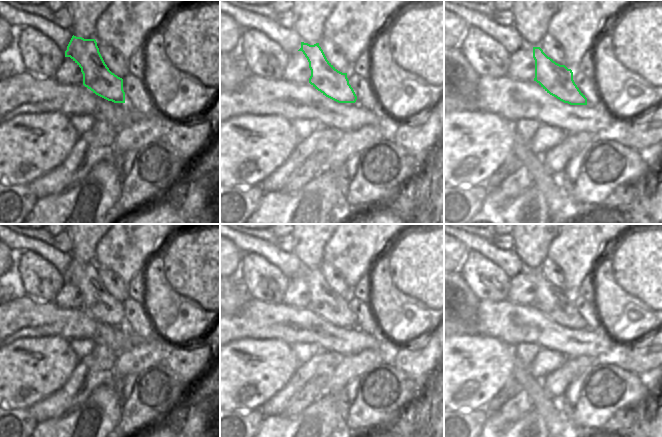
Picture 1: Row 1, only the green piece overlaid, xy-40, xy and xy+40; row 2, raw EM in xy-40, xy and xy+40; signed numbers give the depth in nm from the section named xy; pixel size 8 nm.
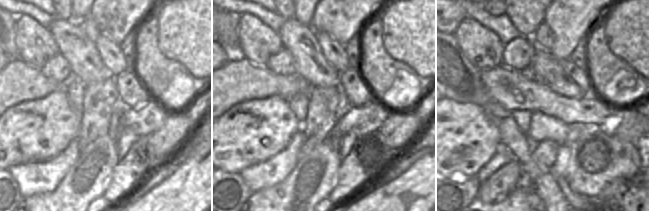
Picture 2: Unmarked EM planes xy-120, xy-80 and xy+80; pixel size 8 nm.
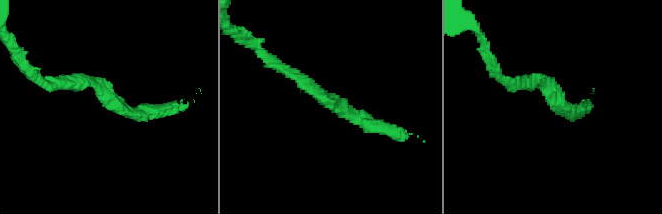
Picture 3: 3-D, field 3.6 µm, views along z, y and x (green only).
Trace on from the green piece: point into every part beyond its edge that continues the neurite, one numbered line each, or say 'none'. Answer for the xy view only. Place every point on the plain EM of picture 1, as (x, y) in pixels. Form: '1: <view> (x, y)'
none

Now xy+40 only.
none

